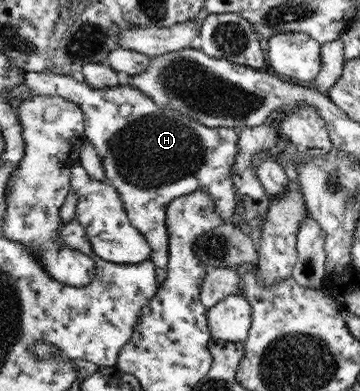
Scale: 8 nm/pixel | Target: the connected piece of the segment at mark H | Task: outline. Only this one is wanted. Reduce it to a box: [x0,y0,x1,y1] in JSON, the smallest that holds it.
[25,73,238,269]

